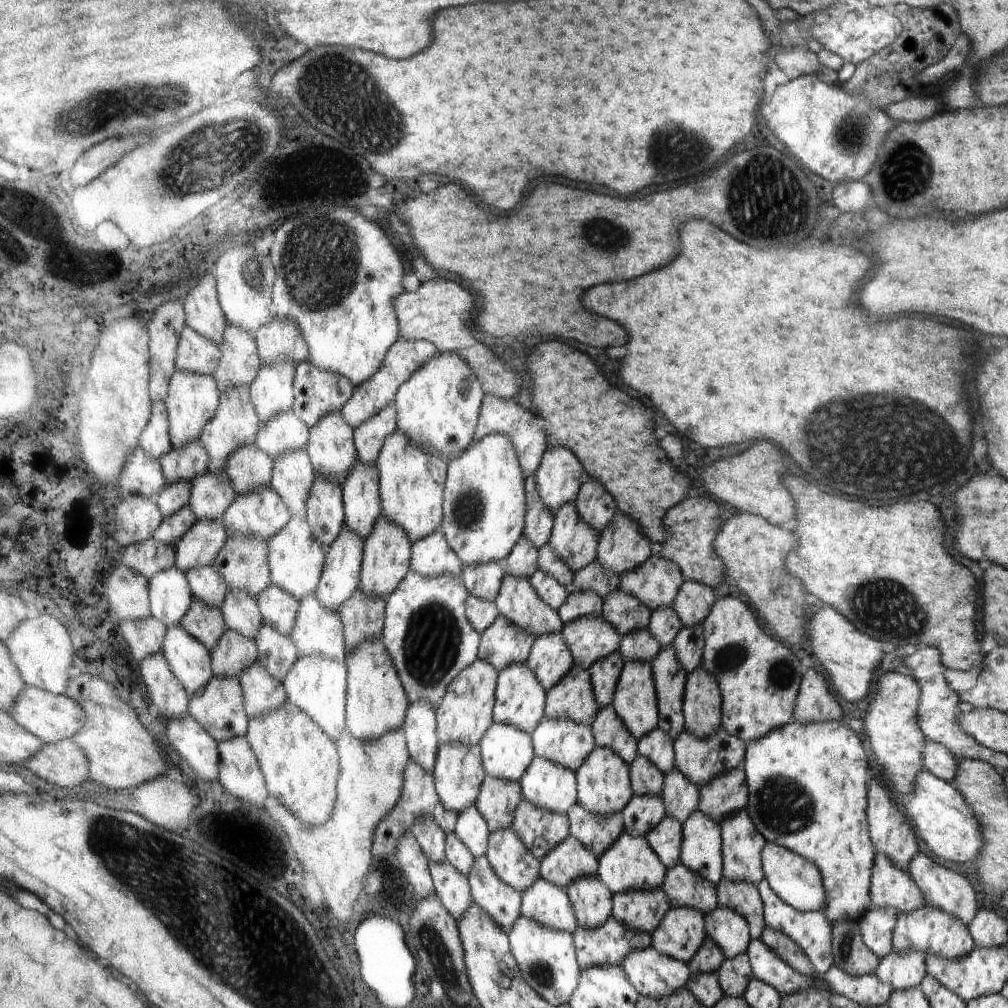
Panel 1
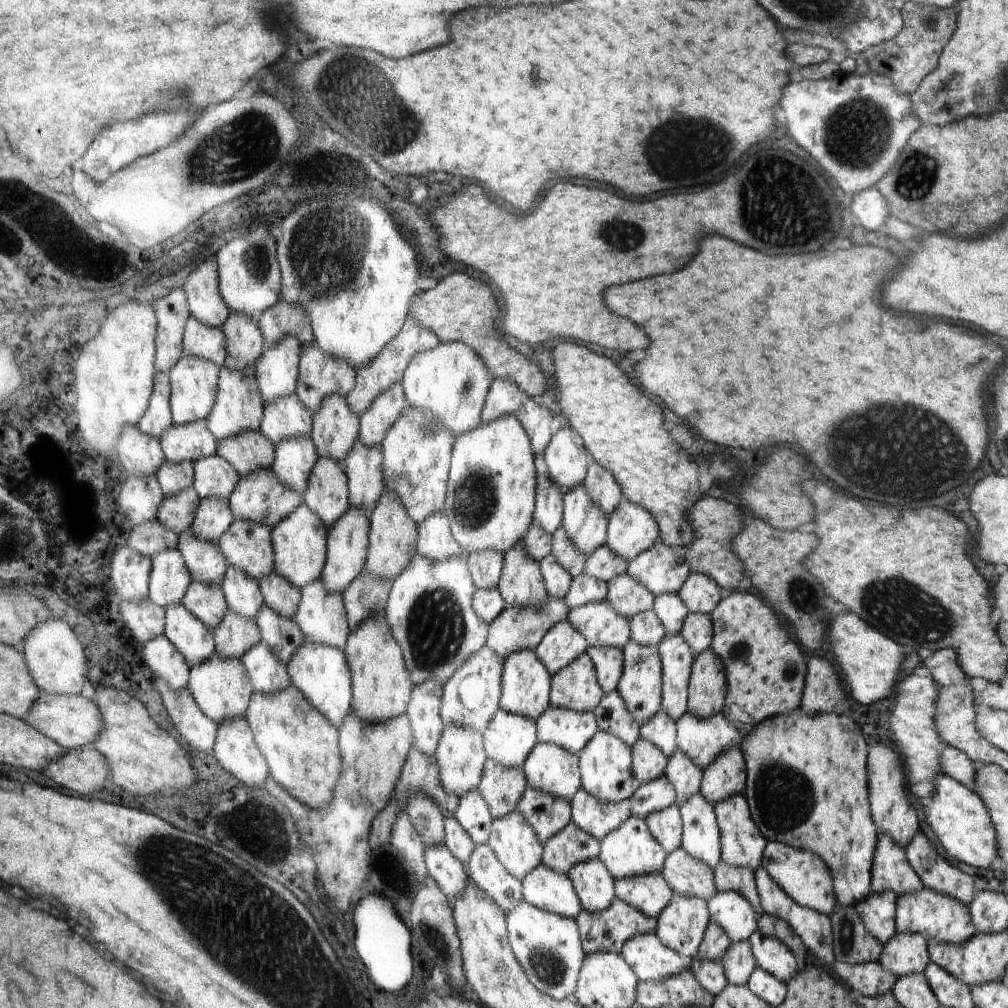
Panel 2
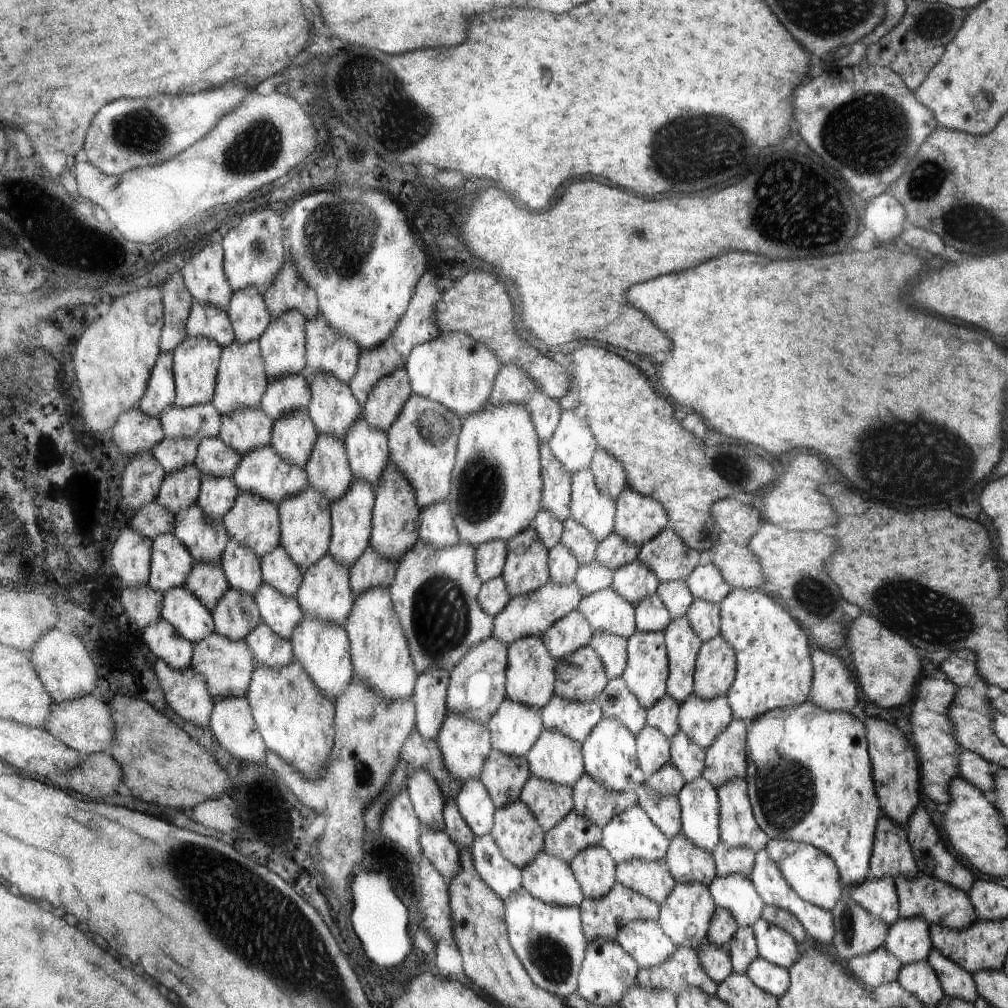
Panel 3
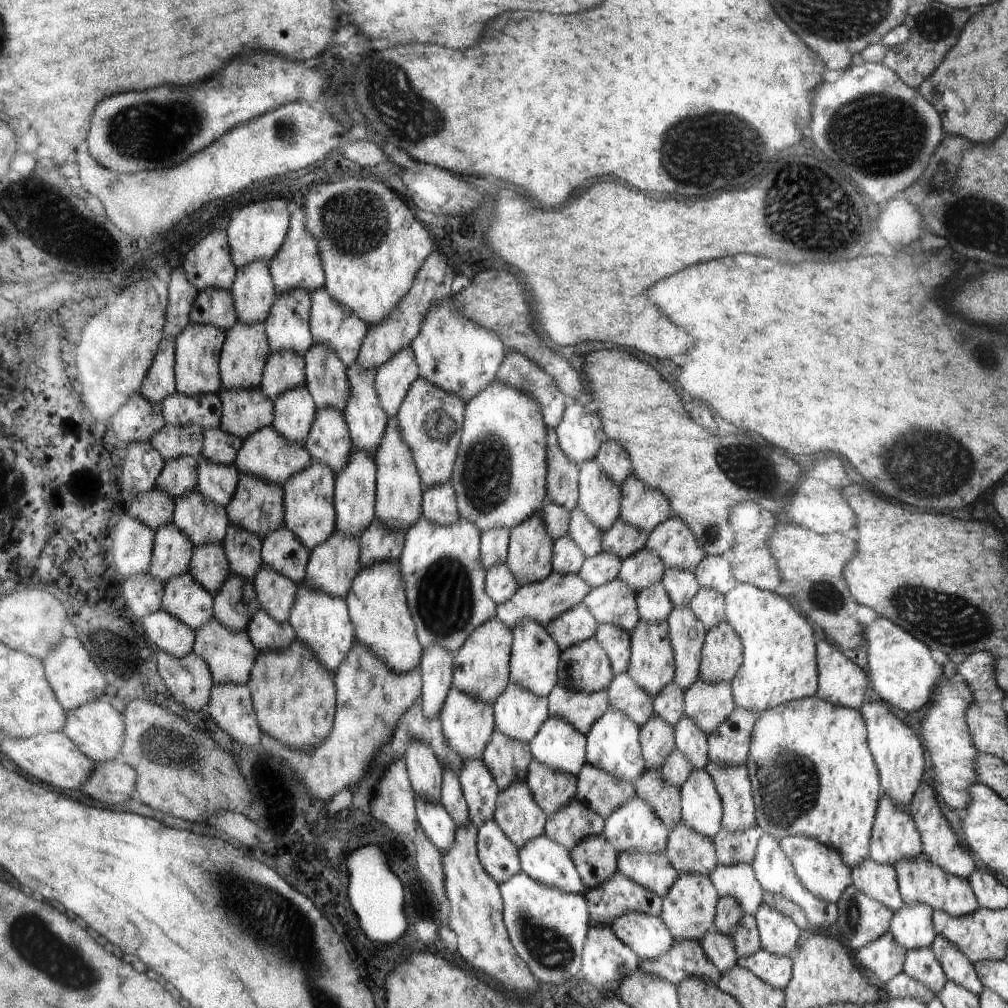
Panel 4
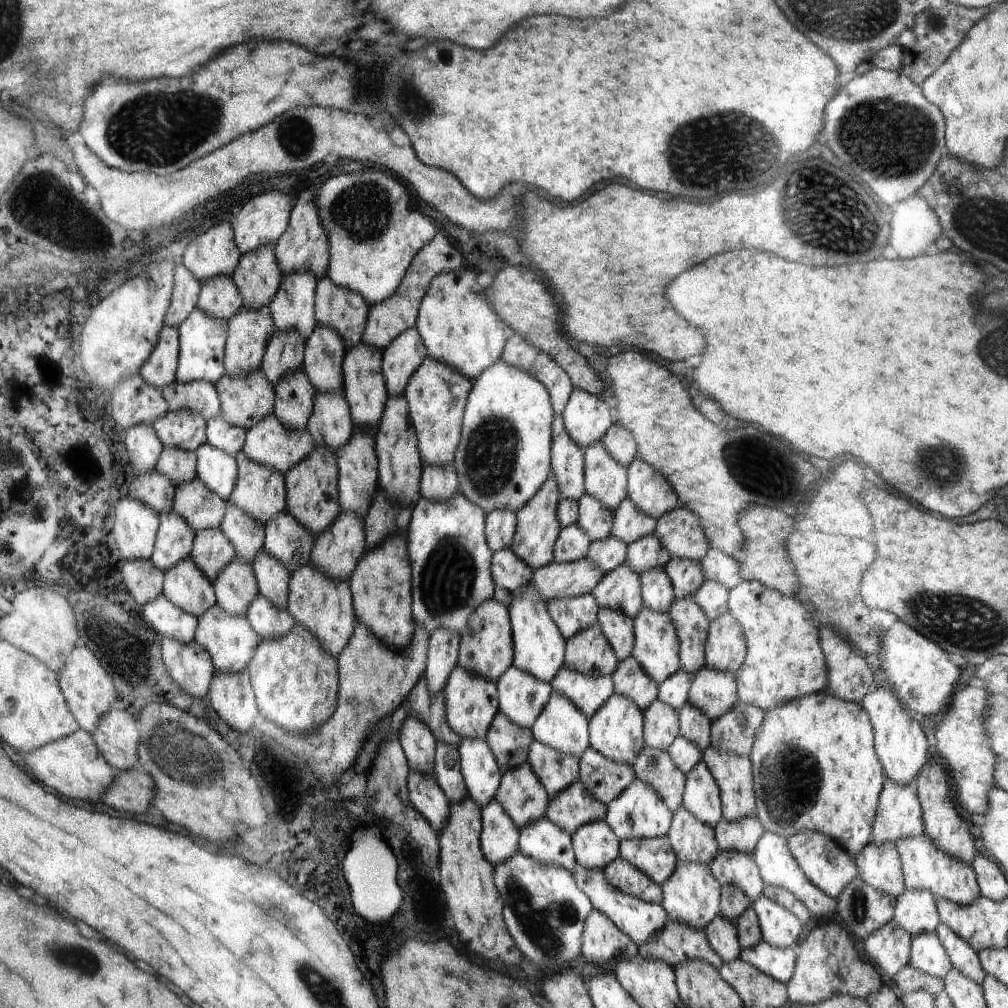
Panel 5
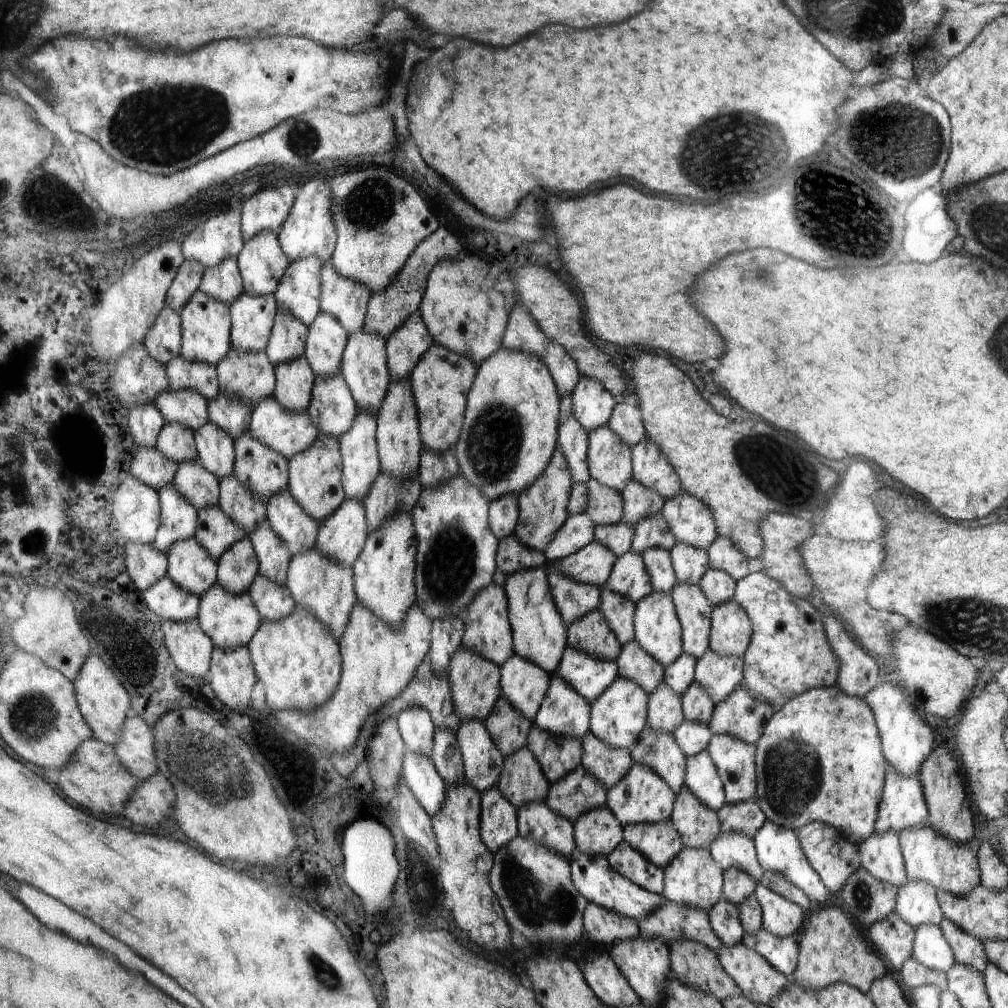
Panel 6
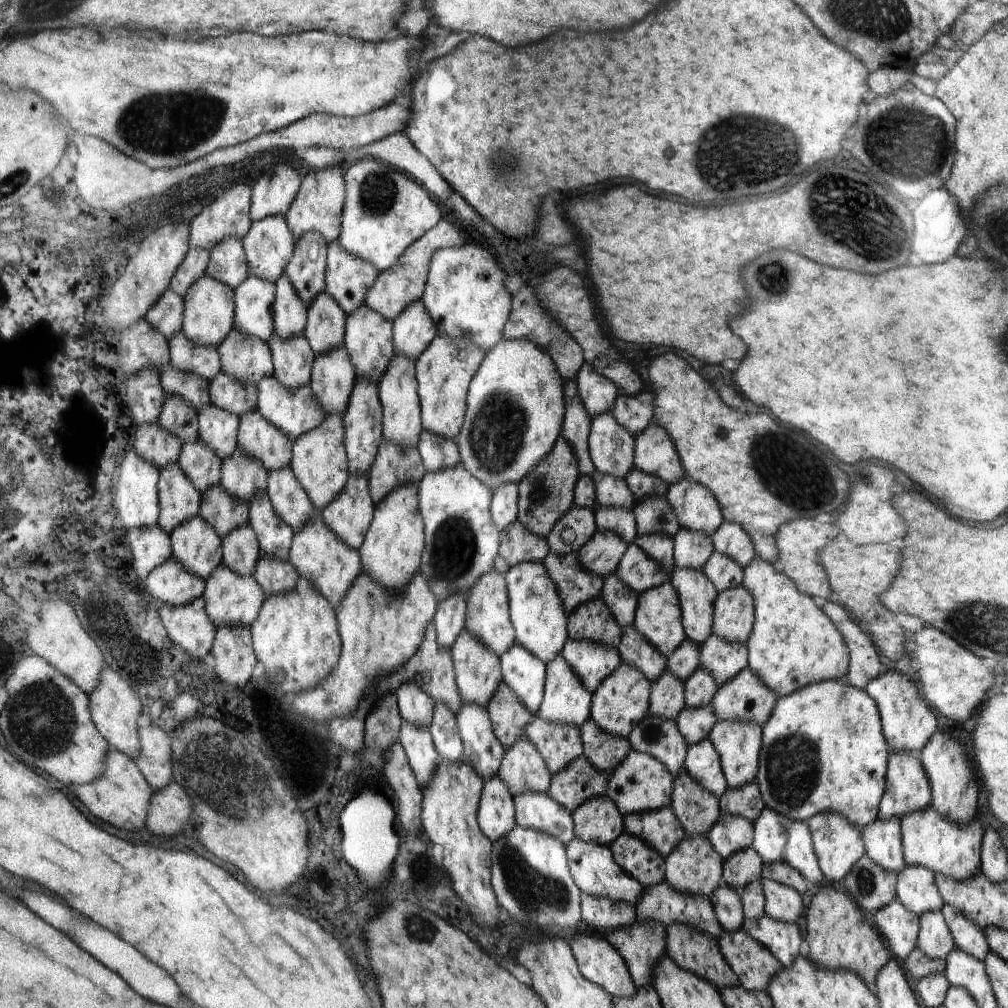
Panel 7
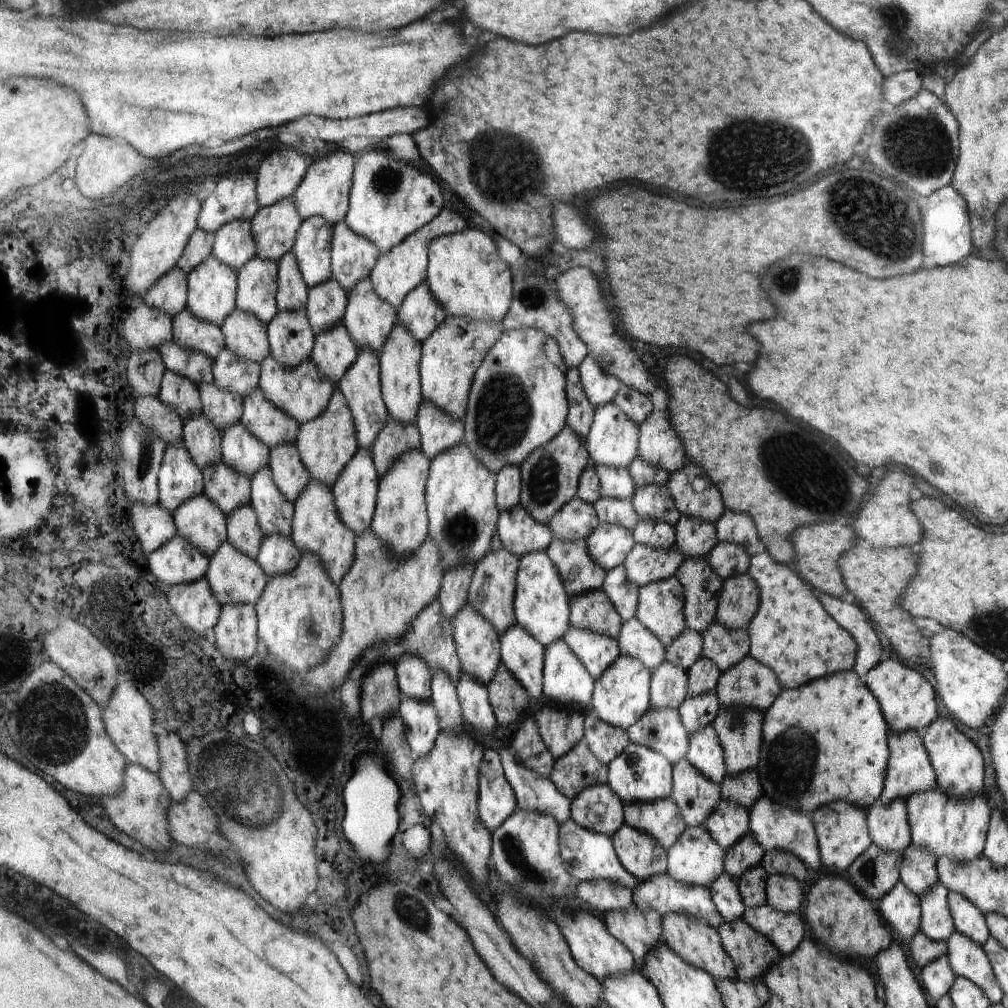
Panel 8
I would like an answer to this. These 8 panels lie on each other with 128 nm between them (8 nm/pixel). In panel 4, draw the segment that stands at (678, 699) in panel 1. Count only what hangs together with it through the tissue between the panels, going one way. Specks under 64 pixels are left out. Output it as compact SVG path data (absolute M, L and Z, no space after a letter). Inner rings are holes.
M690 606L674 607L666 622L669 624L669 638L675 652L674 682L682 690L686 690L698 680L698 668L701 668L700 650L704 650L708 631Z

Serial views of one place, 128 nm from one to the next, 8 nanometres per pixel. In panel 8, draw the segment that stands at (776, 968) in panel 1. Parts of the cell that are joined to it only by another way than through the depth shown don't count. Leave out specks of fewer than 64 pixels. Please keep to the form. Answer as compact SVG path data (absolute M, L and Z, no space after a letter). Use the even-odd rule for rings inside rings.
M767 875L767 903L783 913L796 913L802 904L802 886L794 877Z

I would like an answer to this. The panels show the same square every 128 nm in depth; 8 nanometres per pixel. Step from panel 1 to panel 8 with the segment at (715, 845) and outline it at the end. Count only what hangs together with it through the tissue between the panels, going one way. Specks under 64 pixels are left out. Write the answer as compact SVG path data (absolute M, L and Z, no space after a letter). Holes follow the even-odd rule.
M712 724L689 733L685 755L694 766L698 767L698 770L713 779L715 783L720 784L728 776L724 747Z

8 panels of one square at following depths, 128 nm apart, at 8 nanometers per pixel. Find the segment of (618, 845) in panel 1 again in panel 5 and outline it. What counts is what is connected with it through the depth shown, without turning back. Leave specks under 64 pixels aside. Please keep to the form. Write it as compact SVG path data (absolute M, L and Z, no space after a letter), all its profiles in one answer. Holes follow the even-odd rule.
M637 779L608 804L605 821L620 840L656 838L666 835L672 824L671 810L664 799L646 781Z

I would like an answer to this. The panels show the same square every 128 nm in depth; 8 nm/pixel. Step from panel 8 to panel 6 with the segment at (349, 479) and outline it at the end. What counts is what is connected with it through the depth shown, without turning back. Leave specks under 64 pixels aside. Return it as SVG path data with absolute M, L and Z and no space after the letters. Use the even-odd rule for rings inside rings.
M348 499L341 504L336 512L319 522L315 546L337 563L345 567L352 567L357 558L361 556L370 531L369 528L364 502L360 499Z

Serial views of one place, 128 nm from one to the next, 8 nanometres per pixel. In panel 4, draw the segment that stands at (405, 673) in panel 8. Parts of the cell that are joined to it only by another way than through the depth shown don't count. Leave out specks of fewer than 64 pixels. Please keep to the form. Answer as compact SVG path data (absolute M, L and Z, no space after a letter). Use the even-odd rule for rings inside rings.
M410 741L403 754L407 773L416 795L439 801L443 768L429 744Z

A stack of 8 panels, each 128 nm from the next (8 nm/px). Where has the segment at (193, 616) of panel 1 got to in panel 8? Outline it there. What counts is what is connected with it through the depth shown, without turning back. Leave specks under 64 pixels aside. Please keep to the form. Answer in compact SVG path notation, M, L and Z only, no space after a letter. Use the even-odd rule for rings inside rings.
M226 461L207 466L204 472L206 494L227 512L229 518L236 509L252 500L252 480Z

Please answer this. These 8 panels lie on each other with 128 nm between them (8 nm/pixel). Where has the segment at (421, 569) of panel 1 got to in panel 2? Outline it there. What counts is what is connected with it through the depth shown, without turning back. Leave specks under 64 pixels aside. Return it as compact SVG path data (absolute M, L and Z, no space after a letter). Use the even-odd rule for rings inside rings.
M444 513L433 514L417 533L417 555L432 562L442 562L462 552L451 532L449 518Z

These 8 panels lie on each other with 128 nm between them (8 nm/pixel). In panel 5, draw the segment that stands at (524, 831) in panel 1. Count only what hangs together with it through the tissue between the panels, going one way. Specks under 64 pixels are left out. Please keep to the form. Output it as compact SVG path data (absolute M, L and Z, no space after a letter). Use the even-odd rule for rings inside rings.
M533 741L528 761L551 799L580 780L580 758L573 754L564 755L543 742Z

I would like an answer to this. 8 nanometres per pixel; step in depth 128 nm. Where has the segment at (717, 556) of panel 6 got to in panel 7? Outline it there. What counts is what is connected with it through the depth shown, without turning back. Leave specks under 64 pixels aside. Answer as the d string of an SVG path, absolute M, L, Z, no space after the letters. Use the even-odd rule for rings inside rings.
M724 522L712 536L714 552L732 558L744 570L756 558L752 540L744 532L740 523Z

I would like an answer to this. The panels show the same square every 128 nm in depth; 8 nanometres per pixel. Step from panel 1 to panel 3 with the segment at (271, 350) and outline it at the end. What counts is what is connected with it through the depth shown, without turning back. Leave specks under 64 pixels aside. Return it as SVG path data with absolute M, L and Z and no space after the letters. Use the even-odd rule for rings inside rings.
M290 259L282 265L273 285L267 286L263 299L272 321L290 309L300 309L307 320L319 314L317 292L299 275Z

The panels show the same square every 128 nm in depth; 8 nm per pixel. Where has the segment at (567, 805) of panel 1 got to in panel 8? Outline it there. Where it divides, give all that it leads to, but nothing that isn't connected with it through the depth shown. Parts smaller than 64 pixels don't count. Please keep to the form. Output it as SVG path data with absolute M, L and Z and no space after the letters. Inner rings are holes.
M563 638L546 647L544 696L550 702L558 706L574 704L586 708L595 684L596 680Z

